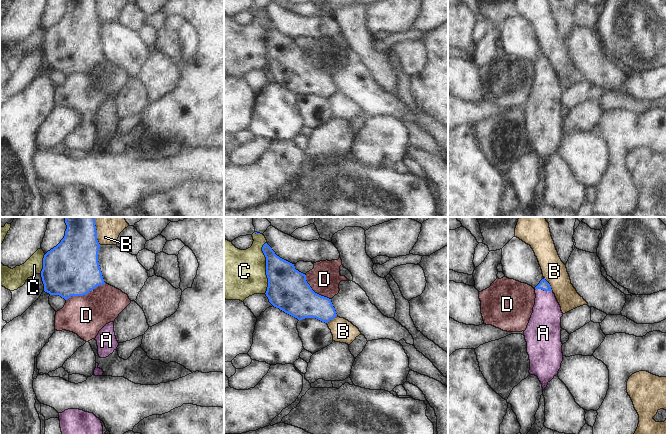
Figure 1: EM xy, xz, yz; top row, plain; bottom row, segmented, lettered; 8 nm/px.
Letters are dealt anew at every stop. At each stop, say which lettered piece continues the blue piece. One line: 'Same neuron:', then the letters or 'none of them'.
Same neuron: A

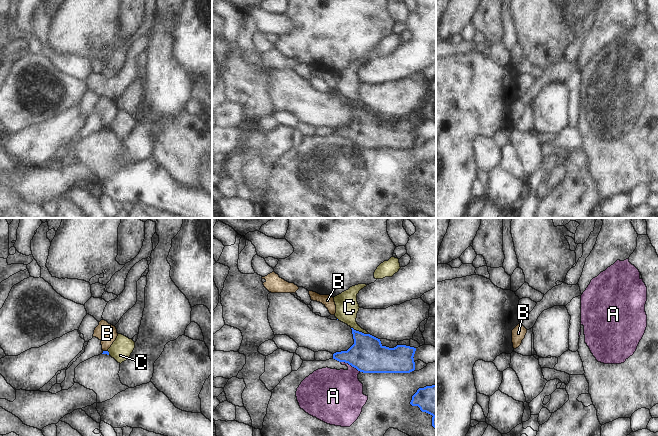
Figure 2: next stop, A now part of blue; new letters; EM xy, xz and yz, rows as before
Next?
Same neuron: none of them

